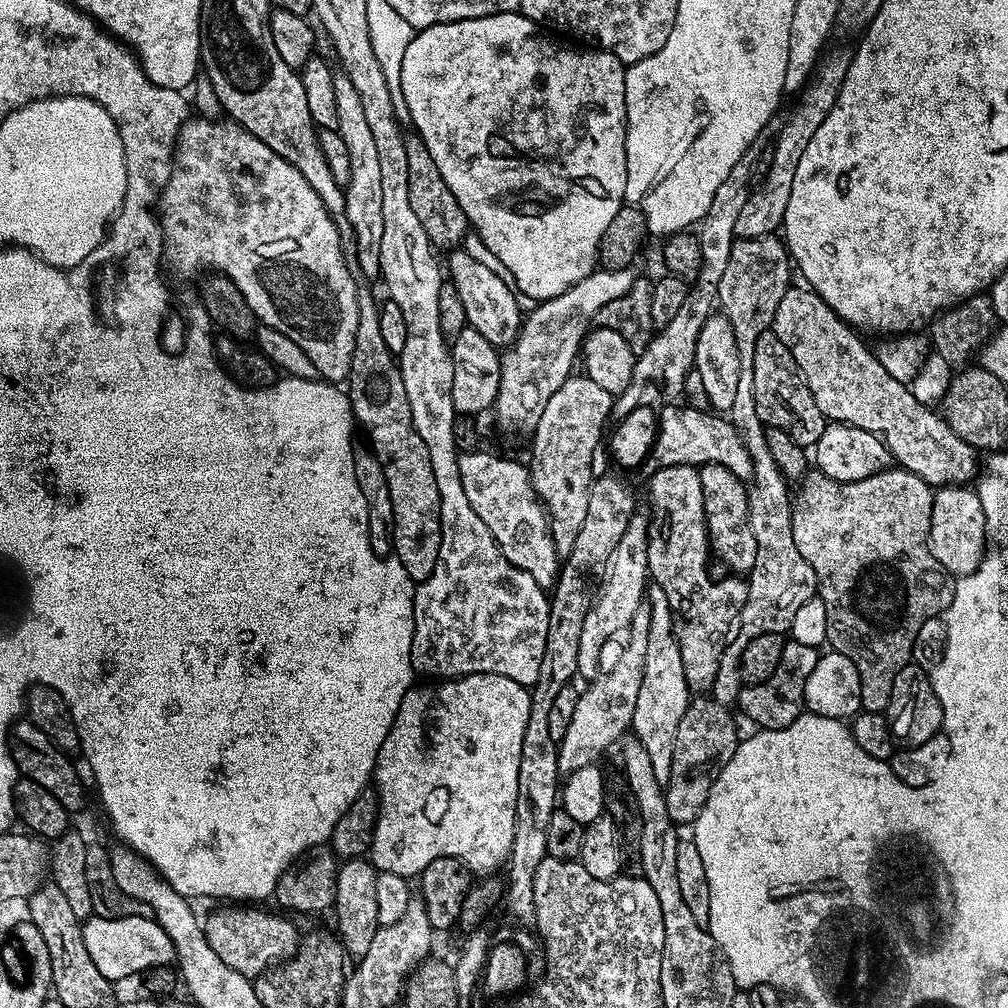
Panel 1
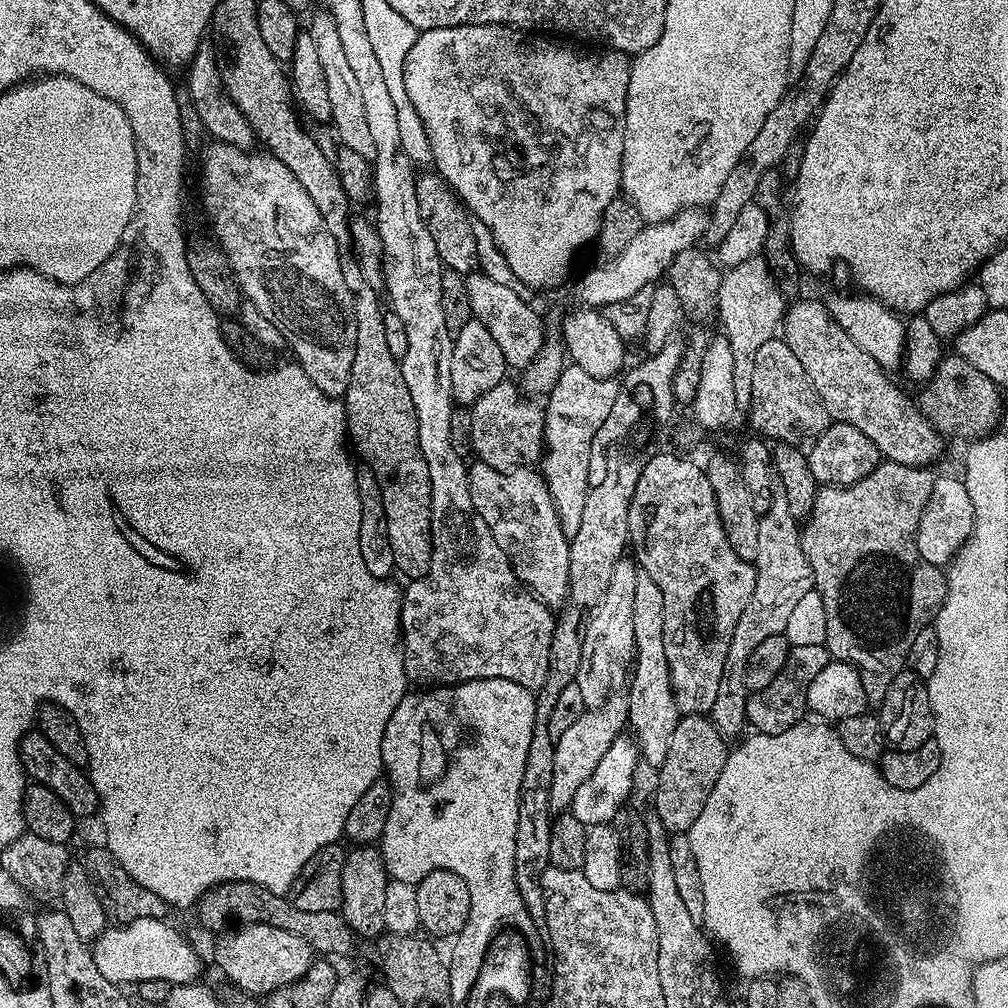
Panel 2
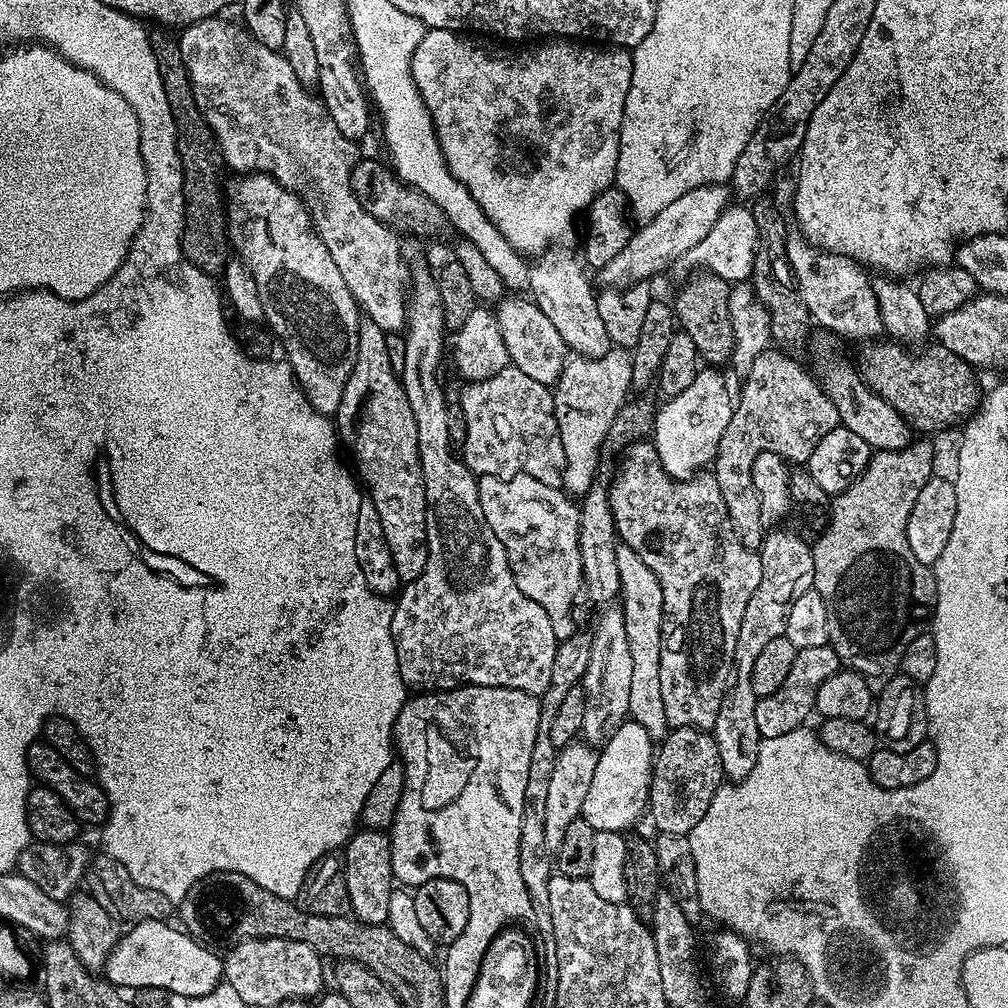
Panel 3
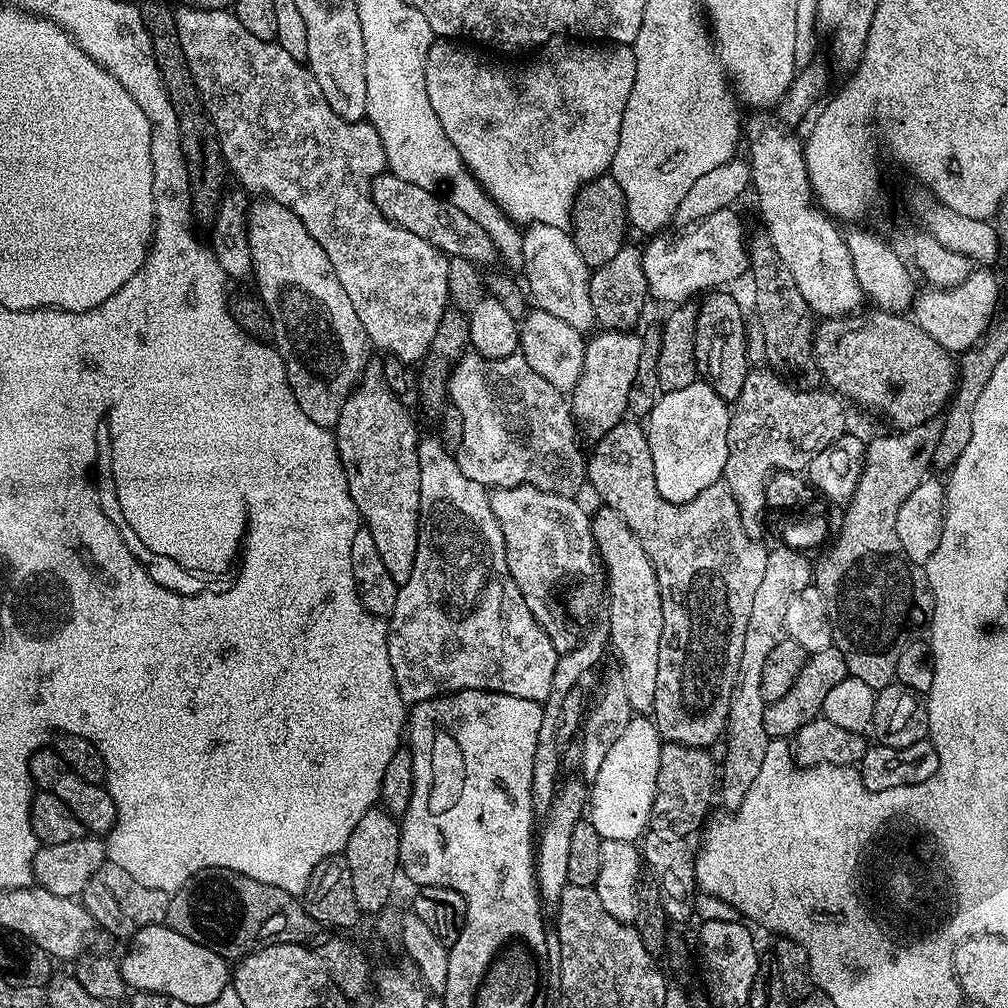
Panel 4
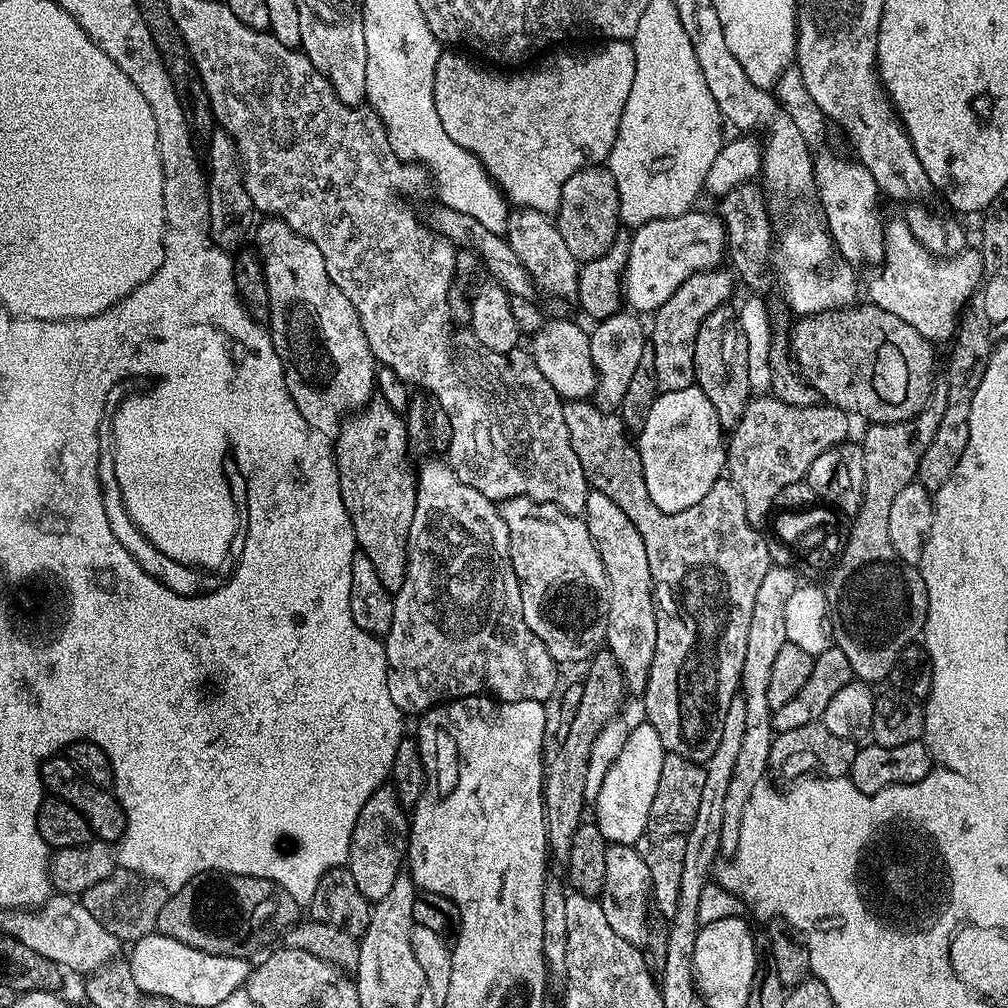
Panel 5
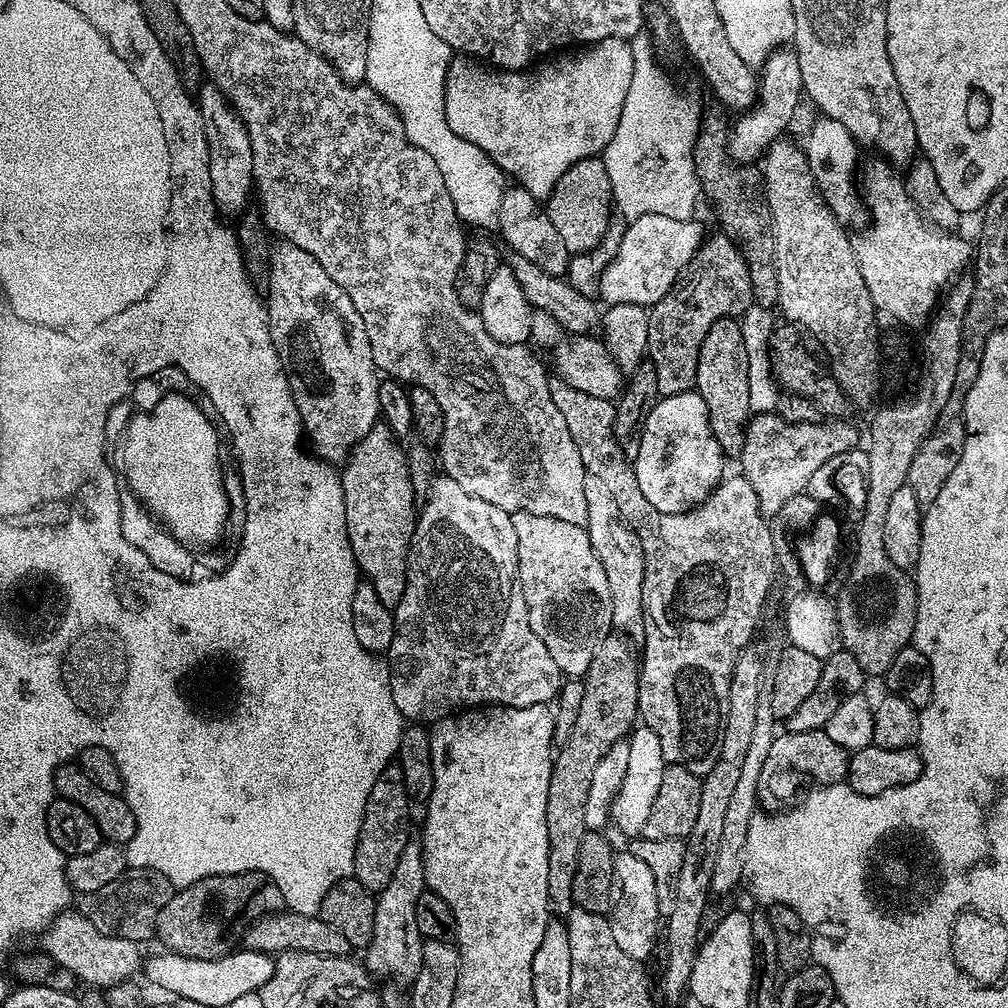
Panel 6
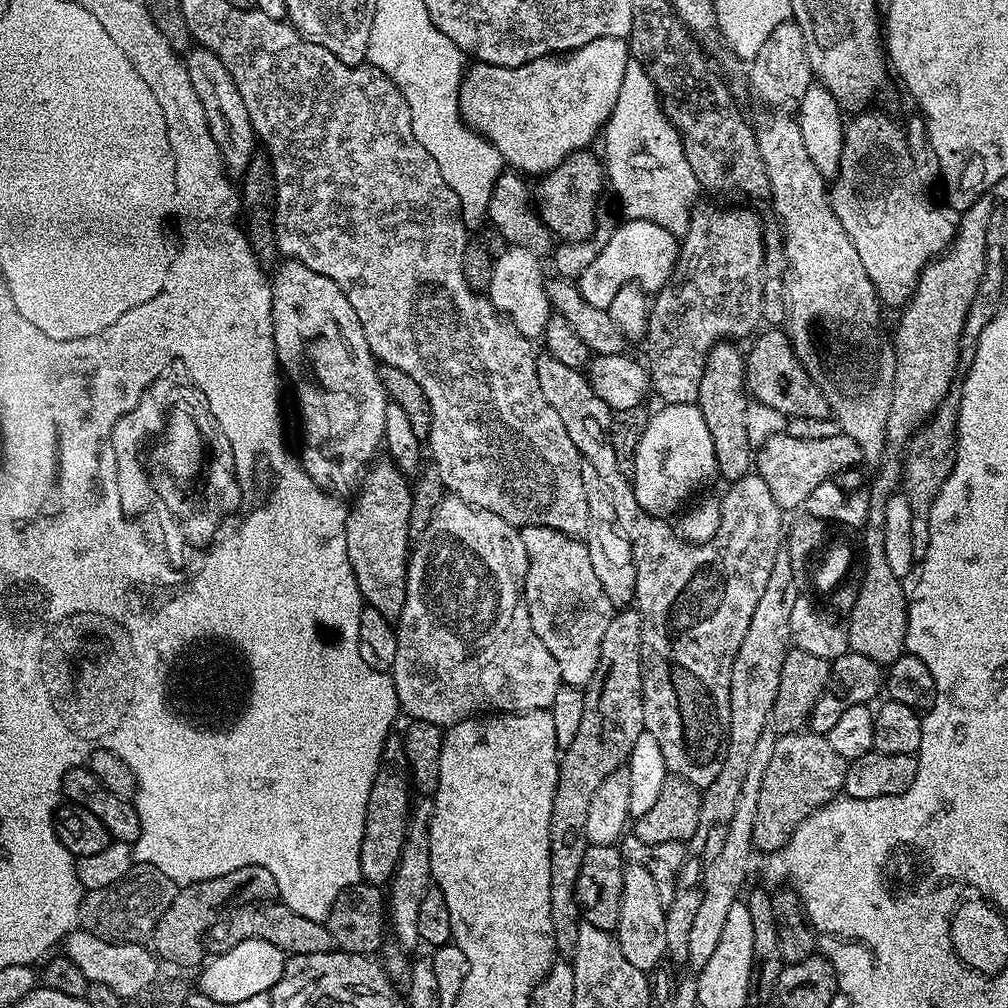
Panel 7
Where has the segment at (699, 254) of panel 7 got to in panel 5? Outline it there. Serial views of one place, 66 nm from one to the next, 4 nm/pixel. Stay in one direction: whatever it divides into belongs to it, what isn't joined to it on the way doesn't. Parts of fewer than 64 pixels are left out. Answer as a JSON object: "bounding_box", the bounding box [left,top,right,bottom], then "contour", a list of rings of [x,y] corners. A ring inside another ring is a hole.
{"bounding_box":[650,266,734,392],"contour":[[[717,266],[706,272],[695,272],[690,278],[686,278],[686,282],[682,282],[682,286],[678,286],[678,290],[674,290],[674,294],[670,294],[670,298],[666,298],[663,306],[655,312],[650,320],[650,346],[654,350],[654,374],[658,374],[658,386],[660,392],[673,392],[674,390],[686,390],[693,387],[696,382],[694,374],[694,342],[698,338],[698,330],[702,326],[702,322],[706,318],[706,314],[710,314],[710,310],[714,310],[718,306],[729,303],[732,296],[732,280],[734,284],[734,276],[731,271],[725,270],[723,267]]]}

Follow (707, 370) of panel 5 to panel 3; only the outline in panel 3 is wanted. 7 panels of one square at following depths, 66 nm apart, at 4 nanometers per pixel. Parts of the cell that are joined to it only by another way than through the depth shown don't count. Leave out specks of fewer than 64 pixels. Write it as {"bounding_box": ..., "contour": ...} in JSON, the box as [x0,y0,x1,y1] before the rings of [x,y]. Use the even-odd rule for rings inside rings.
{"bounding_box":[674,273,734,366],"contour":[[[712,273],[696,275],[700,276],[686,281],[674,299],[676,319],[682,331],[694,338],[694,346],[700,351],[700,360],[705,365],[724,366],[731,361],[734,350],[734,328],[730,326],[728,301],[730,284]]]}

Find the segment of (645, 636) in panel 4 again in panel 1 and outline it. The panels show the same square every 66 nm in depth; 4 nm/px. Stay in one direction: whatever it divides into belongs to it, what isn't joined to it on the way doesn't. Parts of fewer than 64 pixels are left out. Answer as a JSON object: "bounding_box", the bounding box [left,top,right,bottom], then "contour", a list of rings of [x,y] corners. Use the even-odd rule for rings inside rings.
{"bounding_box":[631,583,690,786],"contour":[[[649,583],[646,604],[650,608],[650,634],[646,642],[646,666],[642,670],[642,686],[638,689],[638,702],[634,706],[631,729],[640,744],[646,746],[646,754],[650,754],[650,764],[654,766],[654,778],[658,778],[663,786],[670,782],[670,762],[674,762],[674,738],[678,734],[678,722],[682,722],[682,714],[686,714],[690,703],[690,689],[686,682],[686,670],[682,666],[682,654],[676,641],[676,624],[672,621],[666,593],[657,584]]]}

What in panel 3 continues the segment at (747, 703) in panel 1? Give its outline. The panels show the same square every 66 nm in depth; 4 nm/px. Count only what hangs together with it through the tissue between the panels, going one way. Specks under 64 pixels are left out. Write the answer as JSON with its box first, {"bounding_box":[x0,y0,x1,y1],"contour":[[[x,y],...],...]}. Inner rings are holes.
{"bounding_box":[754,644,842,738],"contour":[[[831,644],[822,646],[806,646],[797,651],[794,666],[790,666],[790,674],[786,674],[786,682],[774,690],[774,694],[759,697],[754,710],[754,718],[758,722],[758,734],[761,738],[778,738],[778,734],[790,734],[790,730],[801,727],[808,715],[813,715],[816,707],[816,695],[822,682],[834,673],[841,671],[842,662]]]}

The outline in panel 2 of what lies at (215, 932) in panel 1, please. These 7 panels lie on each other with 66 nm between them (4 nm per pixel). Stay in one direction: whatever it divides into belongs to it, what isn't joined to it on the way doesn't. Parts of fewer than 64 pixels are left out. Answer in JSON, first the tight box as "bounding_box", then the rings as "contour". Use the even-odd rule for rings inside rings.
{"bounding_box":[216,924,314,998],"contour":[[[245,924],[229,930],[219,937],[216,944],[216,964],[232,984],[241,988],[241,993],[252,998],[263,998],[268,993],[287,984],[293,984],[307,974],[314,963],[314,953],[298,934],[286,934],[265,924]]]}

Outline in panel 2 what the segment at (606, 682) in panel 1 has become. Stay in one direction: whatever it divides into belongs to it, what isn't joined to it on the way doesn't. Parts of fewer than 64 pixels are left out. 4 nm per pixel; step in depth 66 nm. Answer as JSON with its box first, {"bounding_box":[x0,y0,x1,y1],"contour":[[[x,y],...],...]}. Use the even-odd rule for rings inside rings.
{"bounding_box":[550,694,628,814],"contour":[[[613,694],[601,708],[590,708],[584,711],[582,718],[574,726],[566,729],[566,734],[558,738],[554,750],[554,778],[550,778],[550,806],[553,813],[559,814],[571,809],[574,794],[582,787],[582,782],[594,774],[602,754],[625,731],[628,722],[628,697],[624,694]]]}

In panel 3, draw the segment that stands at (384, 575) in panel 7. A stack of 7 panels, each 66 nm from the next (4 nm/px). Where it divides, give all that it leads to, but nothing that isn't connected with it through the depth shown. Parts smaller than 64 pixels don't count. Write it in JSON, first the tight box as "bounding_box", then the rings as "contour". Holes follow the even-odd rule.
{"bounding_box":[334,319,426,582],"contour":[[[361,319],[354,370],[350,370],[350,378],[346,378],[346,390],[342,390],[342,402],[334,414],[334,423],[338,429],[339,443],[346,452],[348,447],[356,463],[354,472],[366,489],[367,499],[374,502],[374,510],[378,510],[378,518],[382,518],[382,534],[386,534],[398,578],[402,582],[411,582],[422,574],[426,566],[426,486],[418,454],[418,425],[414,422],[414,410],[410,410],[410,398],[406,398],[403,379],[390,366],[389,351],[386,350],[388,335],[373,320]]]}

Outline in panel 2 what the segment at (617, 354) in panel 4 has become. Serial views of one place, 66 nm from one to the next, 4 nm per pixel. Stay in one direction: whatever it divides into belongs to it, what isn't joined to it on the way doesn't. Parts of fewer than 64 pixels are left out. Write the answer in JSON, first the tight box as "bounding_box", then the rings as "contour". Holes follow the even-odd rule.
{"bounding_box":[542,366,620,538],"contour":[[[575,366],[565,367],[558,382],[547,393],[544,408],[544,454],[542,457],[542,475],[550,490],[550,498],[556,507],[562,530],[569,538],[578,534],[582,522],[582,509],[586,507],[586,498],[590,487],[588,467],[592,464],[594,434],[602,426],[606,414],[614,407],[614,398],[620,389],[615,379],[607,376],[586,374],[586,370]]]}

